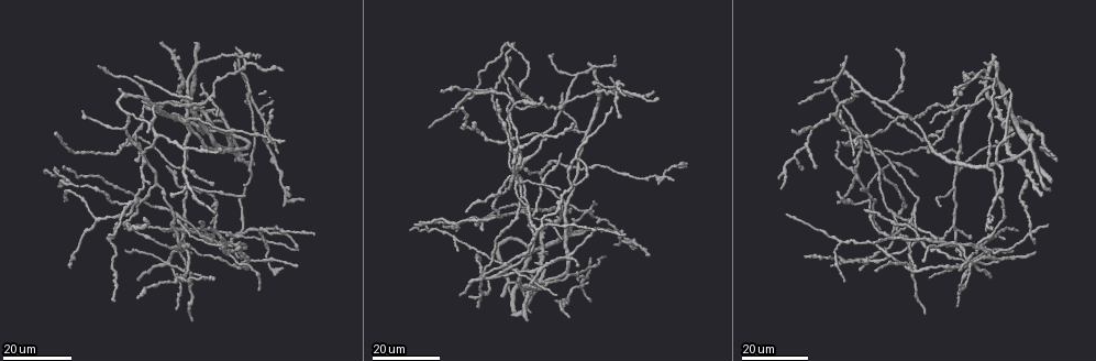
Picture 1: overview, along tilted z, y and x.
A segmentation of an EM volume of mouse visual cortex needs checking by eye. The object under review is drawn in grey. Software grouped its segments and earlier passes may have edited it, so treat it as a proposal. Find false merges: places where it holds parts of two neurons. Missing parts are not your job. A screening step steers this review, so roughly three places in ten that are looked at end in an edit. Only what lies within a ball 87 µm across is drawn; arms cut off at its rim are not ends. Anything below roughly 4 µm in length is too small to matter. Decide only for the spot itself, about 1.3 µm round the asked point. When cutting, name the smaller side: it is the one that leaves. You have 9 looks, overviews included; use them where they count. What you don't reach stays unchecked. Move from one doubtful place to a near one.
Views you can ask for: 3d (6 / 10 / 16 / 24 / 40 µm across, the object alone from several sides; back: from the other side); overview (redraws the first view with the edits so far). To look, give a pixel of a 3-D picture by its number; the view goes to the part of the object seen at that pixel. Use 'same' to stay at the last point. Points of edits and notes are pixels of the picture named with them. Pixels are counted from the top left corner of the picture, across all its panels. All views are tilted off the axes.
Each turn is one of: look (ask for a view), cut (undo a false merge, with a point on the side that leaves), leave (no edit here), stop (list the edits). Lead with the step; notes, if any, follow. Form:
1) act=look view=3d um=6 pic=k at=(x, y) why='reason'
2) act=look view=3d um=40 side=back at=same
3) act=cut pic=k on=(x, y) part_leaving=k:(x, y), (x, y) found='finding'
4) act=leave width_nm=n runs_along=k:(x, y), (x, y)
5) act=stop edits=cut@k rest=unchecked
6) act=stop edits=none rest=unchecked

act=look view=3d um=24 pic=1 at=(954, 232) why='two arms in line, one across'

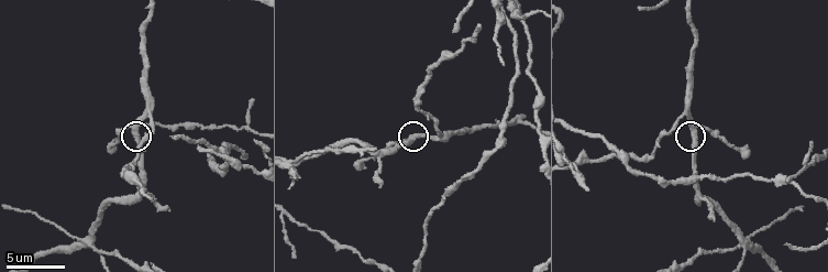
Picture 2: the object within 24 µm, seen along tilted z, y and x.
act=look view=3d um=6 pic=2 at=(696, 127)

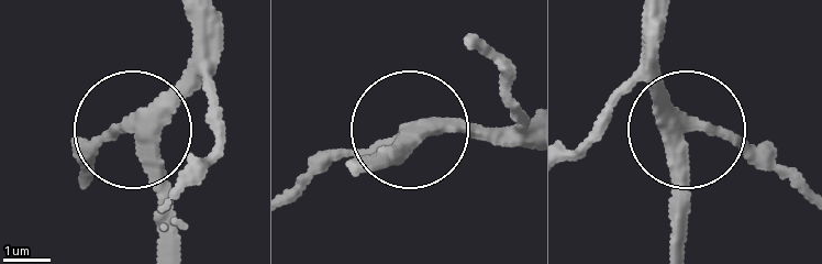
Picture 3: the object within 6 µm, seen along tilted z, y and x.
act=cut pic=3 on=(99, 143) side_arm_um=6 part_leaving=3:(409, 128), (300, 185) found='a second neuron is stuck on'

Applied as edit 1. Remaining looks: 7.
act=look view=3d um=16 pic=2 at=(79, 240) why='three-way junction'

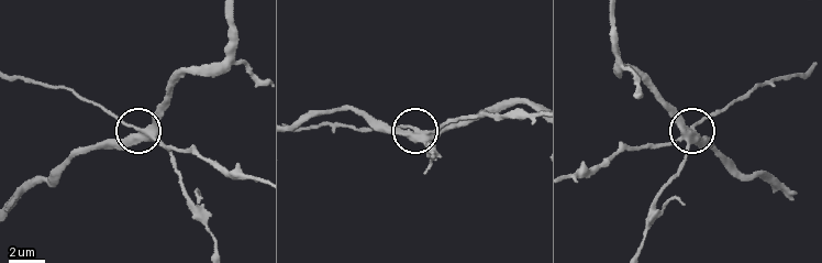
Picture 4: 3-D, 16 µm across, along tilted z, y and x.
act=cut pic=4 on=(163, 145) arms=3 found='a second neuron is stuck on'

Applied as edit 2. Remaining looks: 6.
act=look view=3d um=6 pic=2 at=(519, 123)

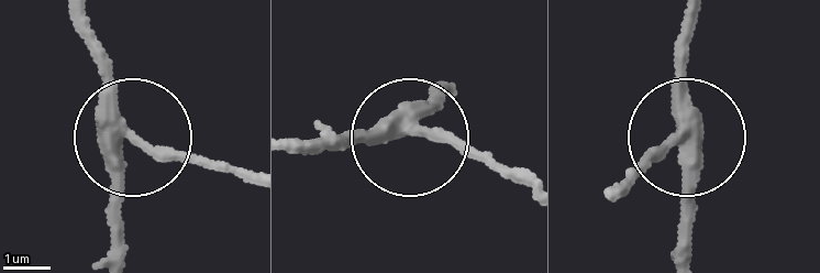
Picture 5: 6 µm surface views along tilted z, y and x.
act=leave runs_along=5:(88, 26), (110, 121), (163, 150), (243, 167) found='all the same neuron'

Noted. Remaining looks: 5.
act=look view=overview

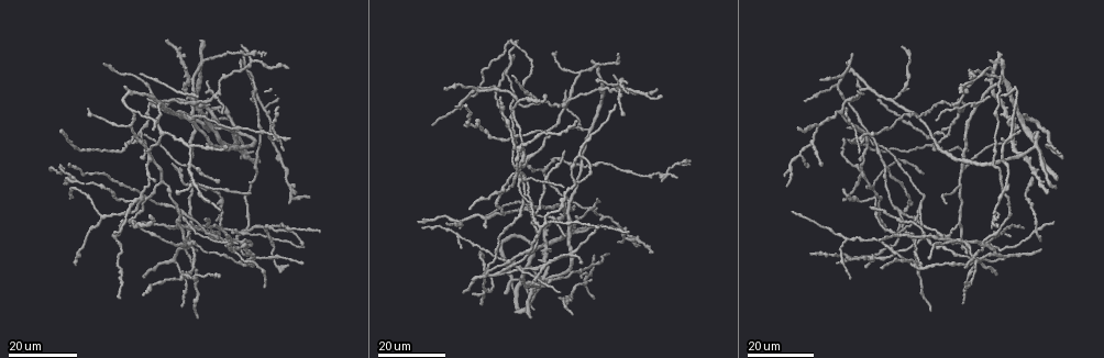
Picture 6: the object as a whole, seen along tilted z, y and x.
act=look view=3d um=16 pic=6 at=(186, 165)

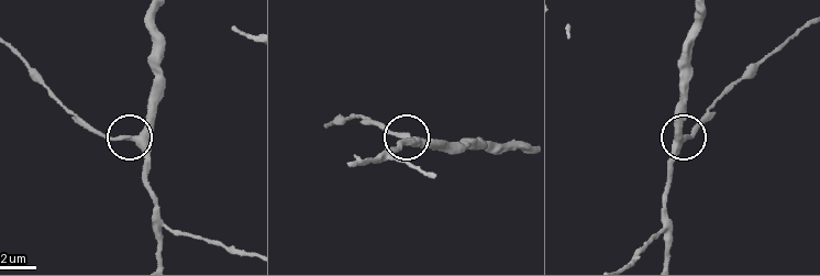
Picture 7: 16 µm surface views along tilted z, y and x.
act=look view=3d um=10 pic=7 at=(410, 134)

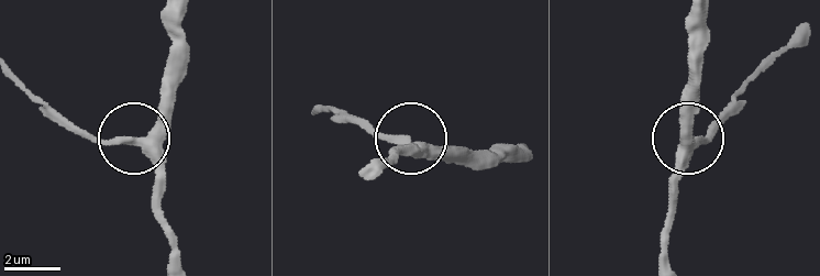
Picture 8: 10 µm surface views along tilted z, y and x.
act=look view=3d um=10 side=back pic=8 at=(130, 142)

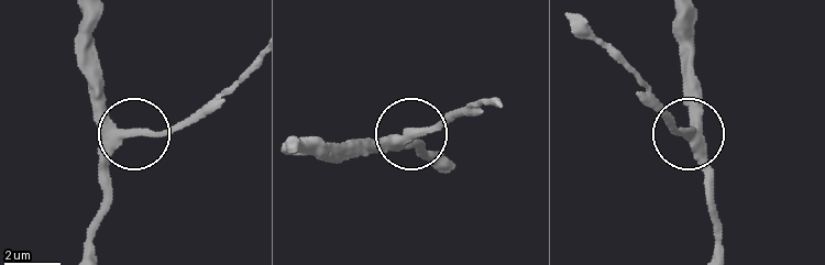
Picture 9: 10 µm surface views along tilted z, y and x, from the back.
act=leave width_nm=340 runs_along=9:(97, 14), (98, 107), (142, 133), (195, 123) found='one neuron here'

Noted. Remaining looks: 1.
act=stop edits=cut@3,cut@4 rest=unchecked

